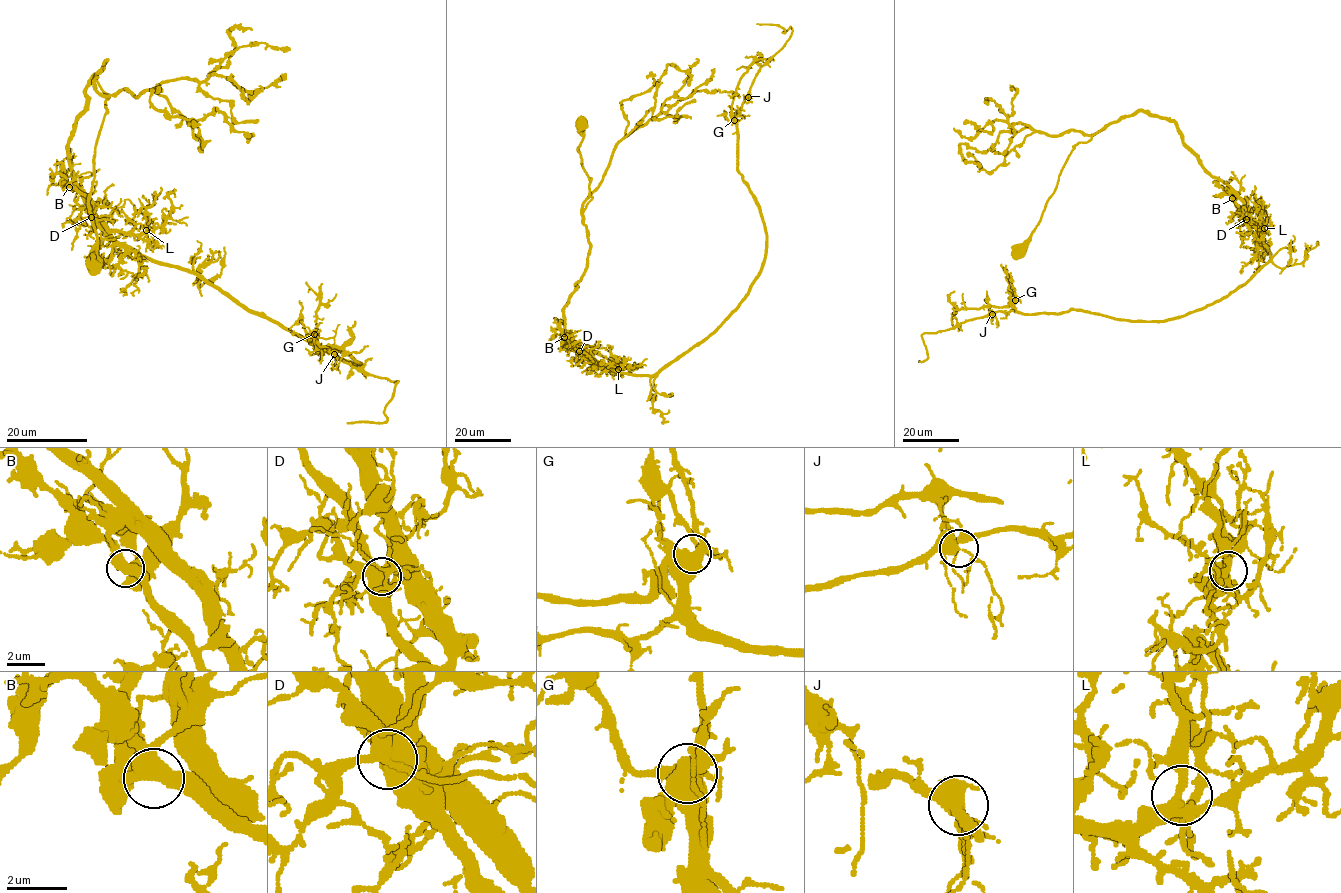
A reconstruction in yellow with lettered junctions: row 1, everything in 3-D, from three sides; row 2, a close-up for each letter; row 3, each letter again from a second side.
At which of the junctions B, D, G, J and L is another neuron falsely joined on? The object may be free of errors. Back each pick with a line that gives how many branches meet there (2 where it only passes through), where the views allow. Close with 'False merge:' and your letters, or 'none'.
D: Branches: 4
False merge: D

